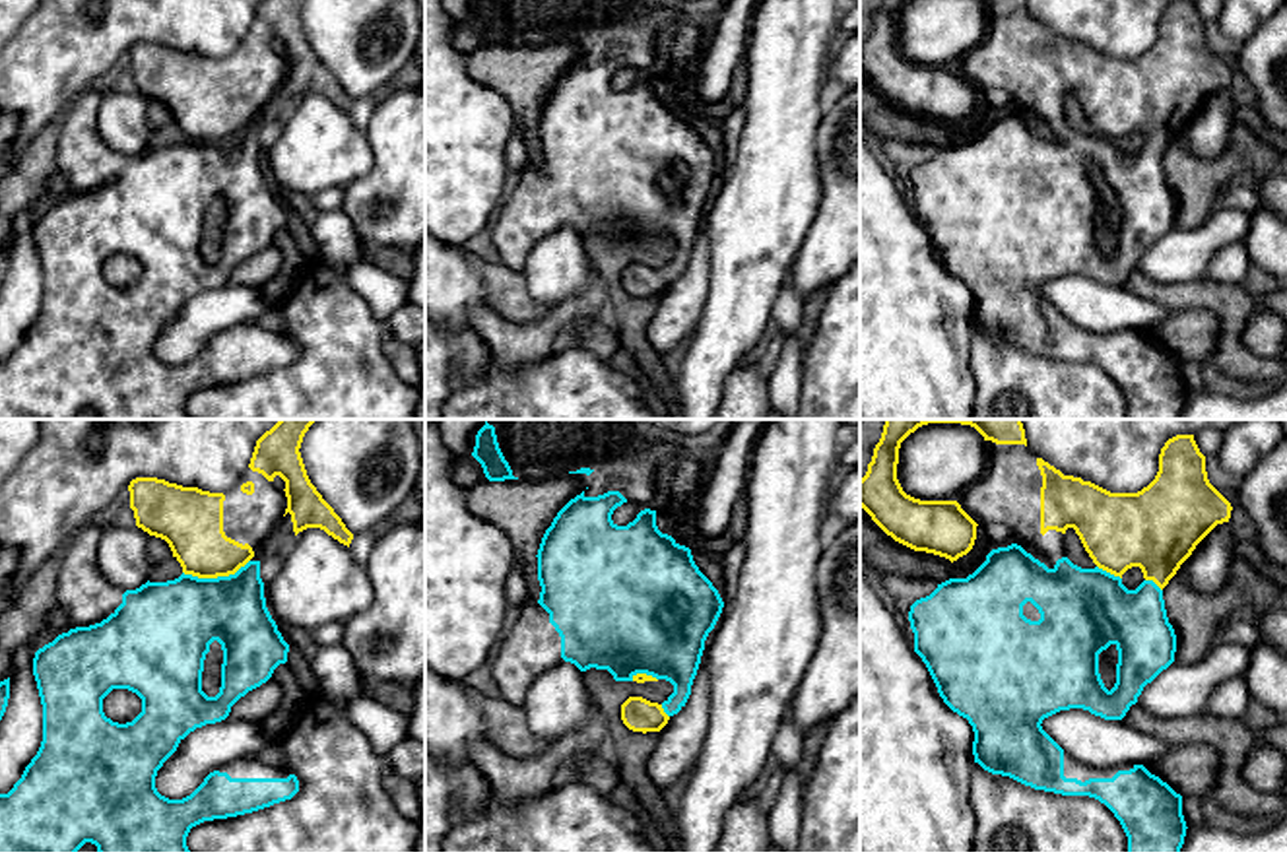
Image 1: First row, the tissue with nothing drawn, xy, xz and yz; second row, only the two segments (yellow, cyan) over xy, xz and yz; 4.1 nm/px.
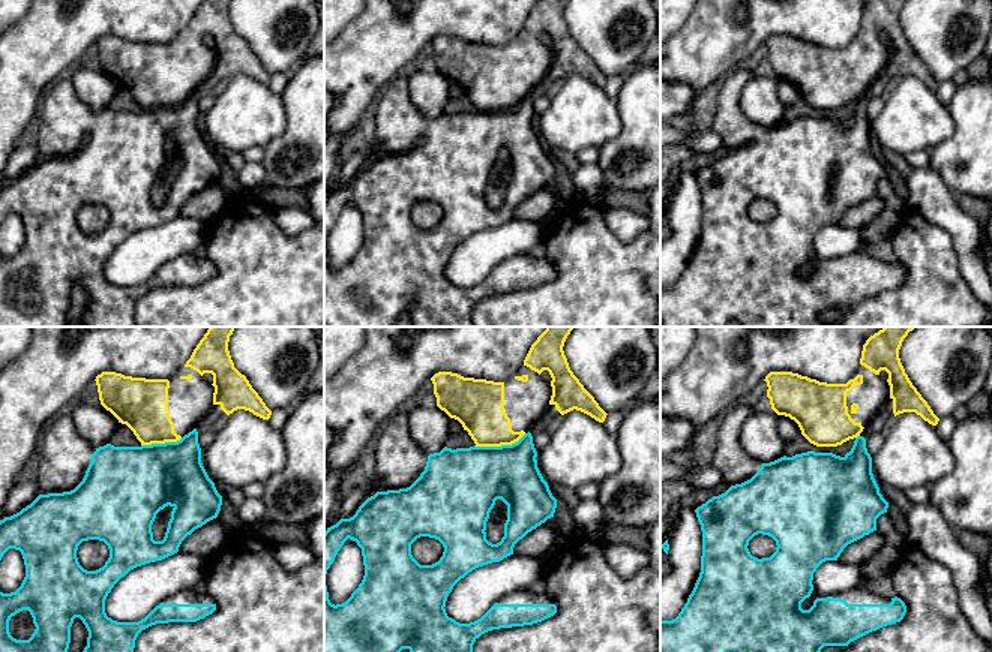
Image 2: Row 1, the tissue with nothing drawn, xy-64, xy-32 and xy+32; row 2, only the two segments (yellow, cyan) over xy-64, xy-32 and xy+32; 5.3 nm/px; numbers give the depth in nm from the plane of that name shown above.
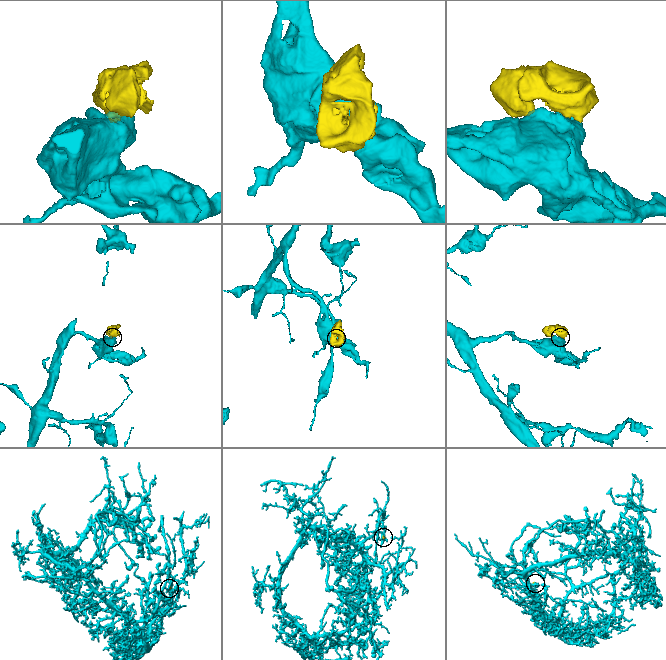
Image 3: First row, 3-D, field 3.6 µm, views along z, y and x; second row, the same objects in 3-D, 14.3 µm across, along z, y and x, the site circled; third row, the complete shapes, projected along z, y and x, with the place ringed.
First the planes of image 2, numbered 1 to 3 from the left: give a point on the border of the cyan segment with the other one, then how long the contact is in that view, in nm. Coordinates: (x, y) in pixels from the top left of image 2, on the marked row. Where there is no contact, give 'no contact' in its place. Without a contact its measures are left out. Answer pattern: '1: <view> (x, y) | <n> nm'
1: xy-64 (161, 442) | 220 nm
2: xy-32 (500, 445) | 280 nm
3: xy+32 (857, 435) | 30 nm

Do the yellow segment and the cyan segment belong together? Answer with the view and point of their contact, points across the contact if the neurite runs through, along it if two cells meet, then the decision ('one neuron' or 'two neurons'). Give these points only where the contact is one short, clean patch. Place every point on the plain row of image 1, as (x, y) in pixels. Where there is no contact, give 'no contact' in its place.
contact xy (216, 142); way xy (191, 88), (216, 142), (175, 187); one neuron

